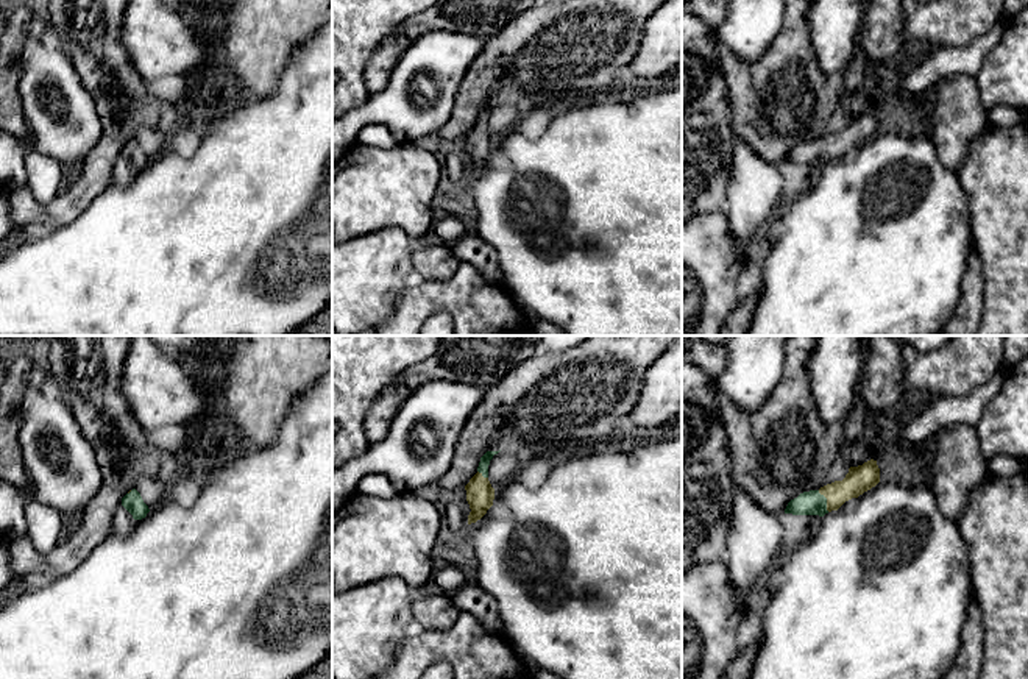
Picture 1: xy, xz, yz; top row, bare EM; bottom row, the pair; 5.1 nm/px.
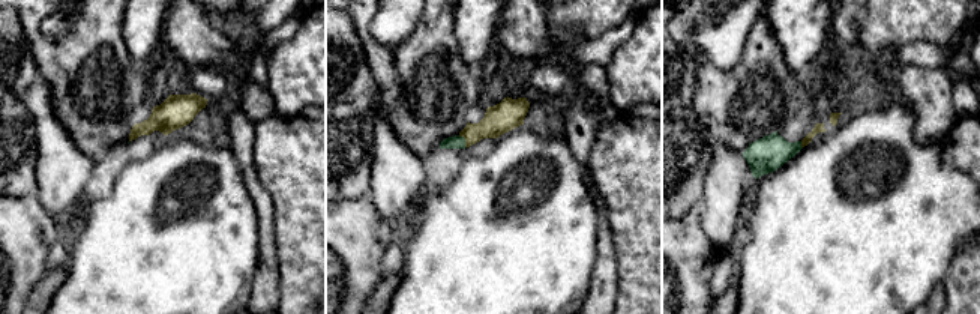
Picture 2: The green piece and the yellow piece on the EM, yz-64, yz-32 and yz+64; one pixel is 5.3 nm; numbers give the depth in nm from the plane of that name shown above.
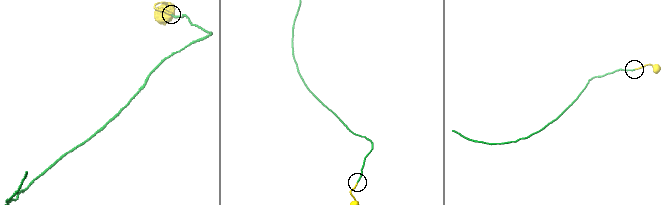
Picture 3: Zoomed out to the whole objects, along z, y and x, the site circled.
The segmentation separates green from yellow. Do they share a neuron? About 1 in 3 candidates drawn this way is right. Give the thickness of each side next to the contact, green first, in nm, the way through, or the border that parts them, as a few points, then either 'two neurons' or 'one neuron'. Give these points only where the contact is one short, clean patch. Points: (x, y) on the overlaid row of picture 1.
calibres 130 and 140 nm; way yz (808, 503), (825, 501), (858, 479); one neuron

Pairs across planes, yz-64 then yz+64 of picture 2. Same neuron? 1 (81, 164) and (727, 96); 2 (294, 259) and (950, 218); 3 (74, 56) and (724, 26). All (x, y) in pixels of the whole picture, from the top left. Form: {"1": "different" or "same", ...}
{"1": "different", "2": "different", "3": "different"}

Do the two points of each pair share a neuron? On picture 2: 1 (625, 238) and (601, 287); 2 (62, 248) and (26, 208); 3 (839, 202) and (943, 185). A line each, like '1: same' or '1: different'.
1: different
2: different
3: same

